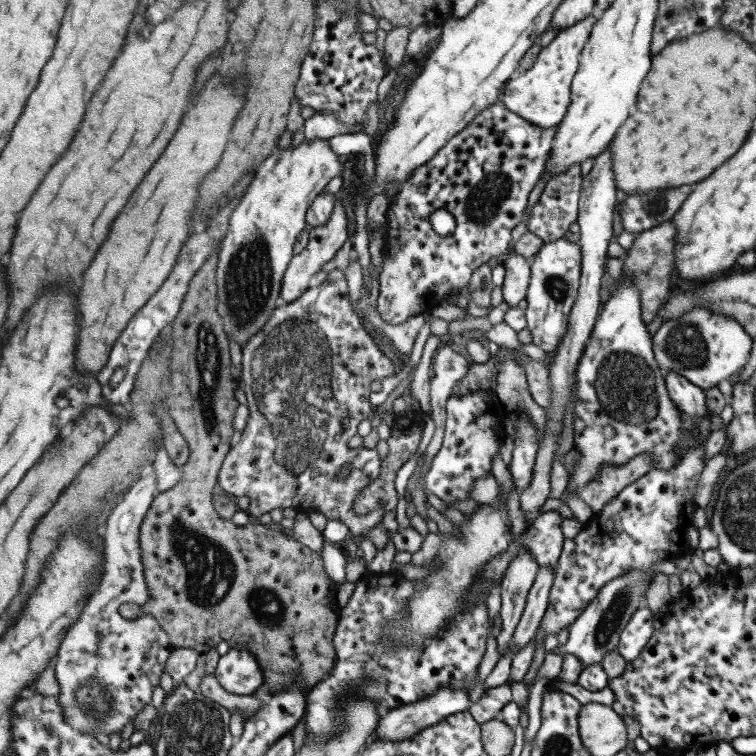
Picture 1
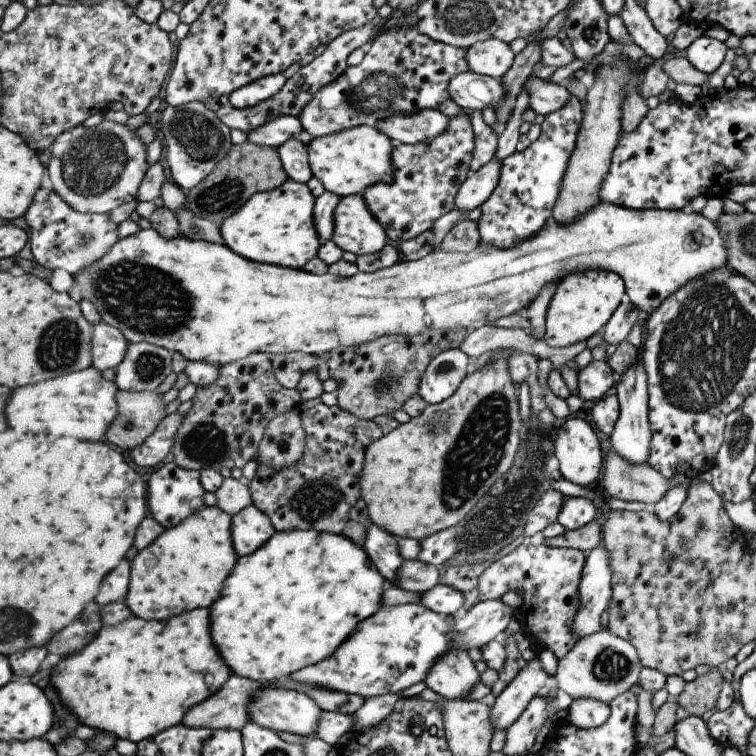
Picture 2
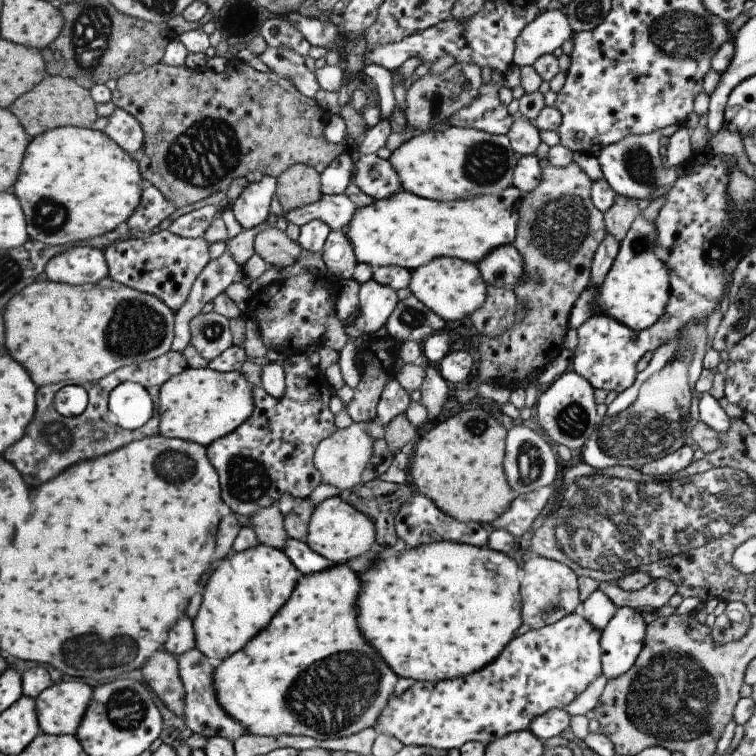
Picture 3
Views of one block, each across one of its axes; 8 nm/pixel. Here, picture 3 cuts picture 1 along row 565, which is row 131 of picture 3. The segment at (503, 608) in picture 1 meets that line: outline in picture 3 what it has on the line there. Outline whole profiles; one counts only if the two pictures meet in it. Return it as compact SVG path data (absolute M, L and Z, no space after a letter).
M517 113L512 117L513 122L511 122L506 135L513 152L519 157L533 155L541 142L538 130L525 116Z

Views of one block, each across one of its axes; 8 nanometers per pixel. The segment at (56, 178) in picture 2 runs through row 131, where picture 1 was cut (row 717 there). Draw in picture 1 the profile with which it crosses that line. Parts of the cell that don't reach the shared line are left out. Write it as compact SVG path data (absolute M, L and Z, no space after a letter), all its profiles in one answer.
M149 466L111 509L111 514L105 521L104 532L100 535L103 538L104 559L101 581L89 595L77 621L67 629L57 649L54 666L54 676L59 686L57 703L63 711L65 722L79 731L93 733L96 729L105 732L107 736L112 732L119 732L146 704L150 704L153 688L158 685L159 676L173 649L168 636L149 613L143 612L143 615L127 620L117 611L119 604L123 602L142 605L148 597L140 558L138 528L150 502L154 499L155 488L157 488L155 473L152 466Z

